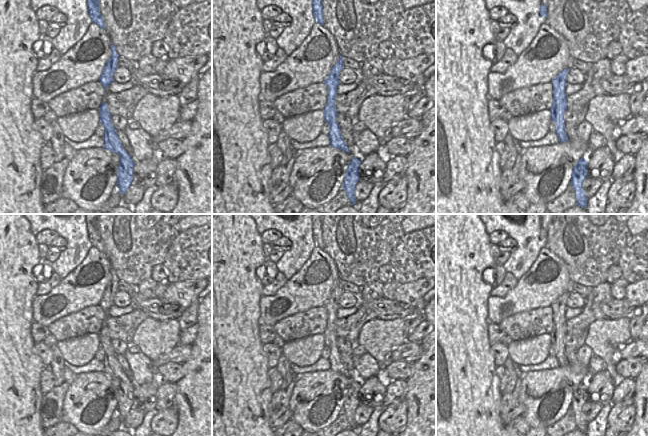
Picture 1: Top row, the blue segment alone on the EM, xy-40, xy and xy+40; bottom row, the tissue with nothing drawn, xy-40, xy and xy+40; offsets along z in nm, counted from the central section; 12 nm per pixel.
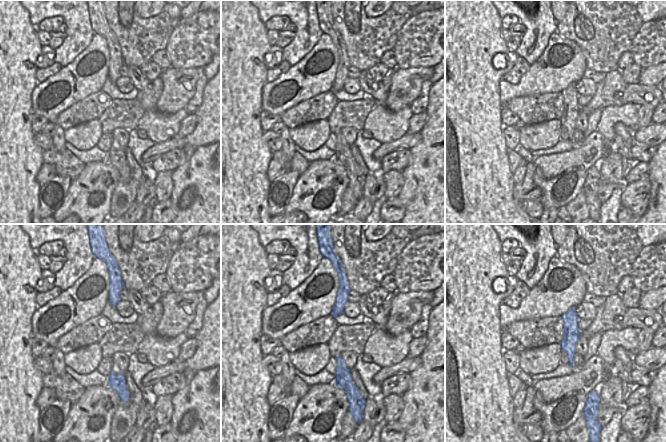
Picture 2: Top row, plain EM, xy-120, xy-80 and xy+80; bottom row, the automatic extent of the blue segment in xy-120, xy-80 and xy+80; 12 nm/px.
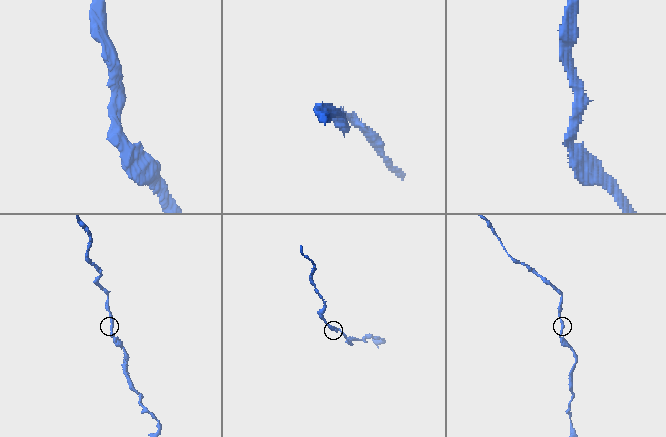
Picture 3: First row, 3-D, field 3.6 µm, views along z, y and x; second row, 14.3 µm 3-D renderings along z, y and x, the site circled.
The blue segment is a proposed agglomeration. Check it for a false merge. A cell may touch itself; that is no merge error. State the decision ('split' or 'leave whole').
leave whole

